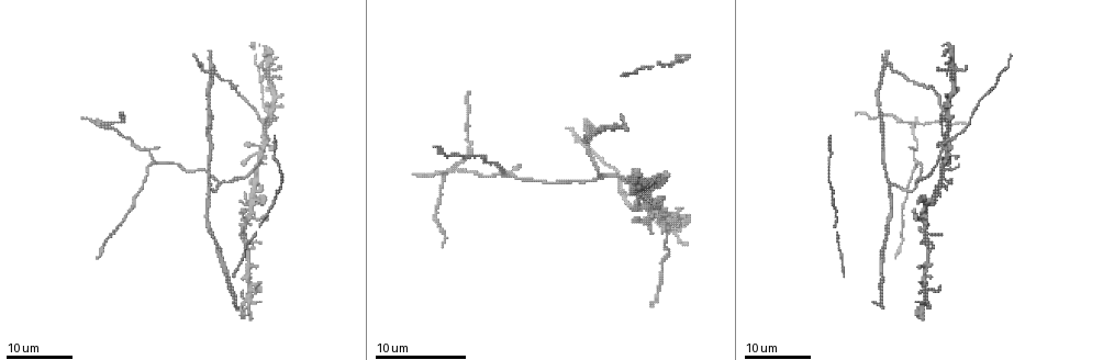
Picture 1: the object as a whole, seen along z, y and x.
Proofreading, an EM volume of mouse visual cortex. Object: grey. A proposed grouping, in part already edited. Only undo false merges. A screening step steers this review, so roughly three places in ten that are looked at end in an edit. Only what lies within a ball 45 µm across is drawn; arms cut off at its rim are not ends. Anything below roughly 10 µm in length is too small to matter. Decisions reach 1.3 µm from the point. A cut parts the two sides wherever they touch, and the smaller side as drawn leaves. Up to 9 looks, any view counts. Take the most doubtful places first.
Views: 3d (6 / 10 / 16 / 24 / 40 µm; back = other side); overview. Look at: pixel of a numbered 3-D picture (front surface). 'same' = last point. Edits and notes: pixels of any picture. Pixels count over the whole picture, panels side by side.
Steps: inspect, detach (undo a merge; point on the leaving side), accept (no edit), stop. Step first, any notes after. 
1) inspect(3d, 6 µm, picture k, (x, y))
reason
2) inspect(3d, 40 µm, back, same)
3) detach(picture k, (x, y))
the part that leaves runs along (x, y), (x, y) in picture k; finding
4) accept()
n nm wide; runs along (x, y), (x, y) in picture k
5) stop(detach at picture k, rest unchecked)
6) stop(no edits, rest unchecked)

inspect(3d, 24 µm, picture 1, (909, 123))
three arms meet

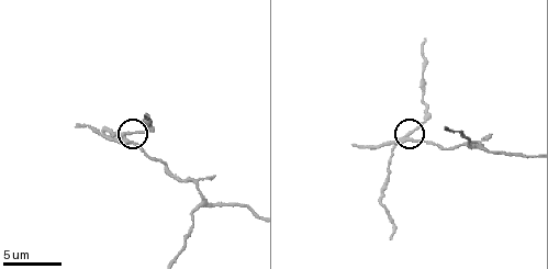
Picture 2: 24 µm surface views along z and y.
inspect(3d, 10 µm, picture 2, (129, 135))

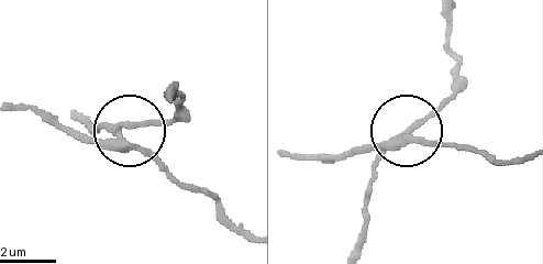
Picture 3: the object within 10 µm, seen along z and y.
detach(picture 3, (99, 124))
3 arms; the part that leaves runs along (128, 141), (136, 127), (163, 122), (177, 110), (173, 94) in picture 3; a second neuron is stuck on

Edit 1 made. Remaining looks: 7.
inspect(3d, 24 µm, picture 1, (949, 138))
four arms meet

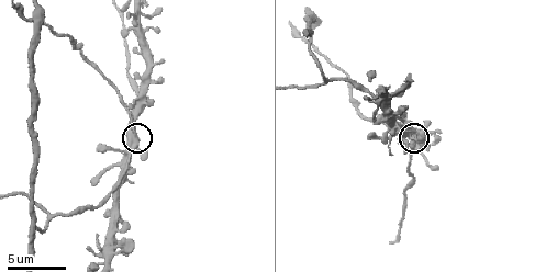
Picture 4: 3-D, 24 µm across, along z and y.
inspect(3d, 6 µm, same)

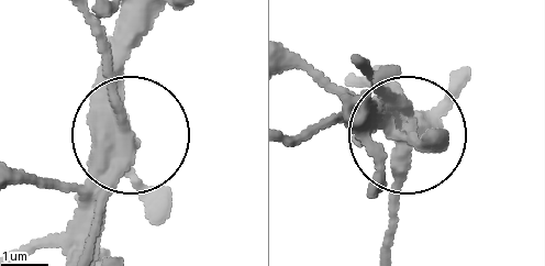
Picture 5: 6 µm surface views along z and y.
accept()
one neuron here

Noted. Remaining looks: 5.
inspect(3d, 10 µm, picture 4, (51, 215))
a fork

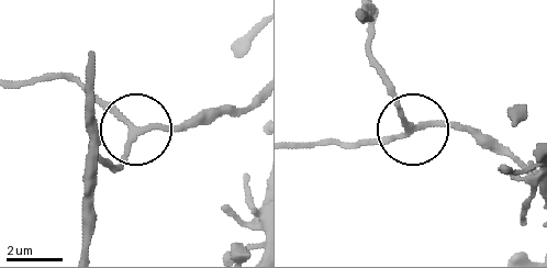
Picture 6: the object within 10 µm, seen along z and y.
inspect(3d, 6 µm, picture 6, (135, 129))

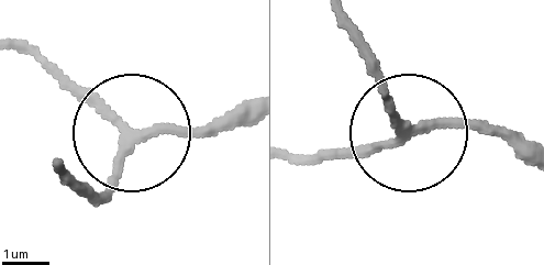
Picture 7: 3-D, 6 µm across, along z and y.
accept()
3 arms; runs along (345, 23), (403, 125), (309, 153) in picture 7; continuous, no second neuron

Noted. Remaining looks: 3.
inspect(3d, 10 µm, picture 2, (481, 144))
three arms meet

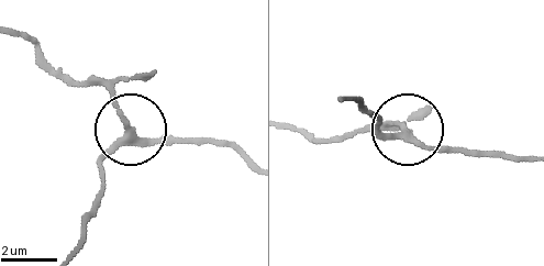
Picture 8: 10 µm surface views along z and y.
accept()
210 nm wide; all the same neuron

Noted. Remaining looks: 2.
stop(detach at picture 3, rest unchecked)

